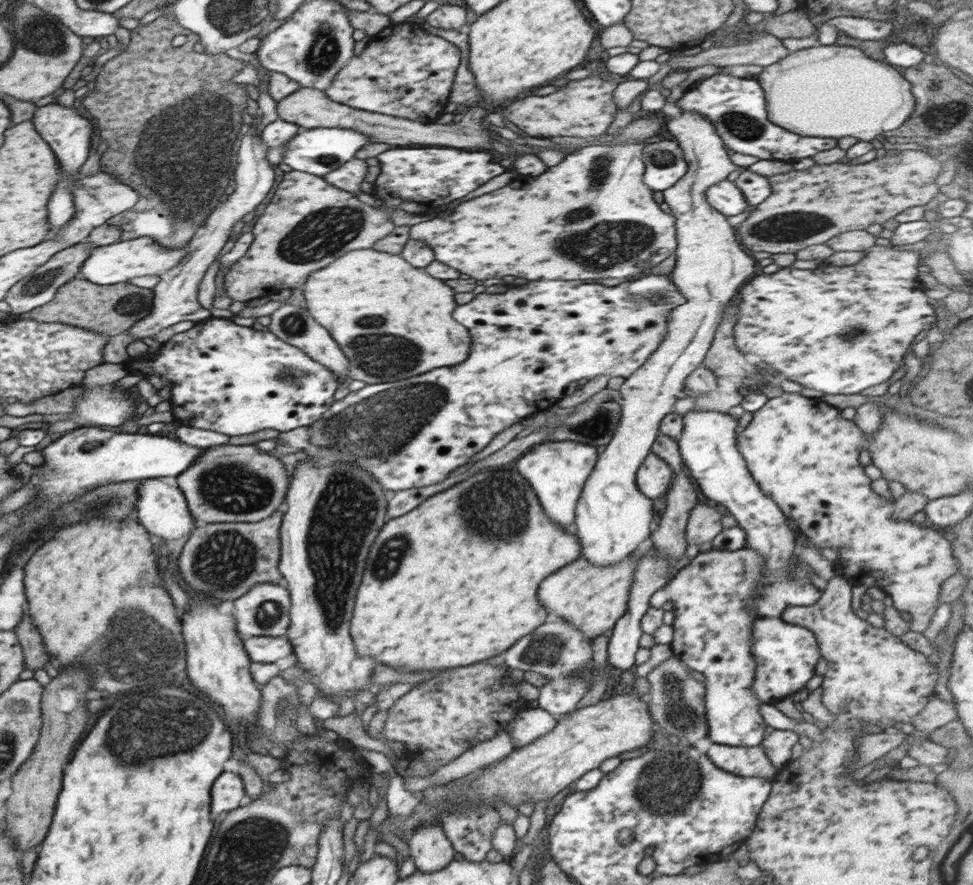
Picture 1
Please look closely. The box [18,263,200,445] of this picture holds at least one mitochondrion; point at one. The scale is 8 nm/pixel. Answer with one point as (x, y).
(131, 306)

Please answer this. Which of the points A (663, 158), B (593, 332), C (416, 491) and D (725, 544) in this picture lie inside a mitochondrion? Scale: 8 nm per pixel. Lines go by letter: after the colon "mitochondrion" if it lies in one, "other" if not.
A: mitochondrion
B: other
C: other
D: other

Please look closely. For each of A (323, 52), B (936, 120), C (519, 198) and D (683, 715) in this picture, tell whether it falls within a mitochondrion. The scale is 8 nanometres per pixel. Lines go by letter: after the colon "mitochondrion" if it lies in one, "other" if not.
A: mitochondrion
B: mitochondrion
C: other
D: mitochondrion

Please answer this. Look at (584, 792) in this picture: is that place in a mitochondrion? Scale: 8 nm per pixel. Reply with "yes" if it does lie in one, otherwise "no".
no

